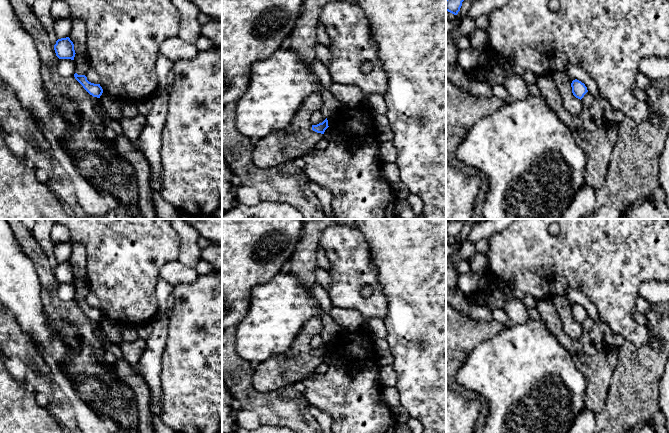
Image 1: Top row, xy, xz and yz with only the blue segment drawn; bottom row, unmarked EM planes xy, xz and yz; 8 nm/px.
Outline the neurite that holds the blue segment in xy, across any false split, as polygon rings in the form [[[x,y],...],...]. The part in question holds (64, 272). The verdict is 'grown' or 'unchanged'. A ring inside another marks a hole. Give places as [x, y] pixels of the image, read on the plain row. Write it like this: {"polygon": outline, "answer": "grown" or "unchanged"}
{"polygon": [[[69,261],[58,263],[56,265],[56,268],[54,269],[54,274],[55,274],[56,280],[59,283],[74,284],[76,277],[74,274],[74,268]]], "answer": "unchanged"}

